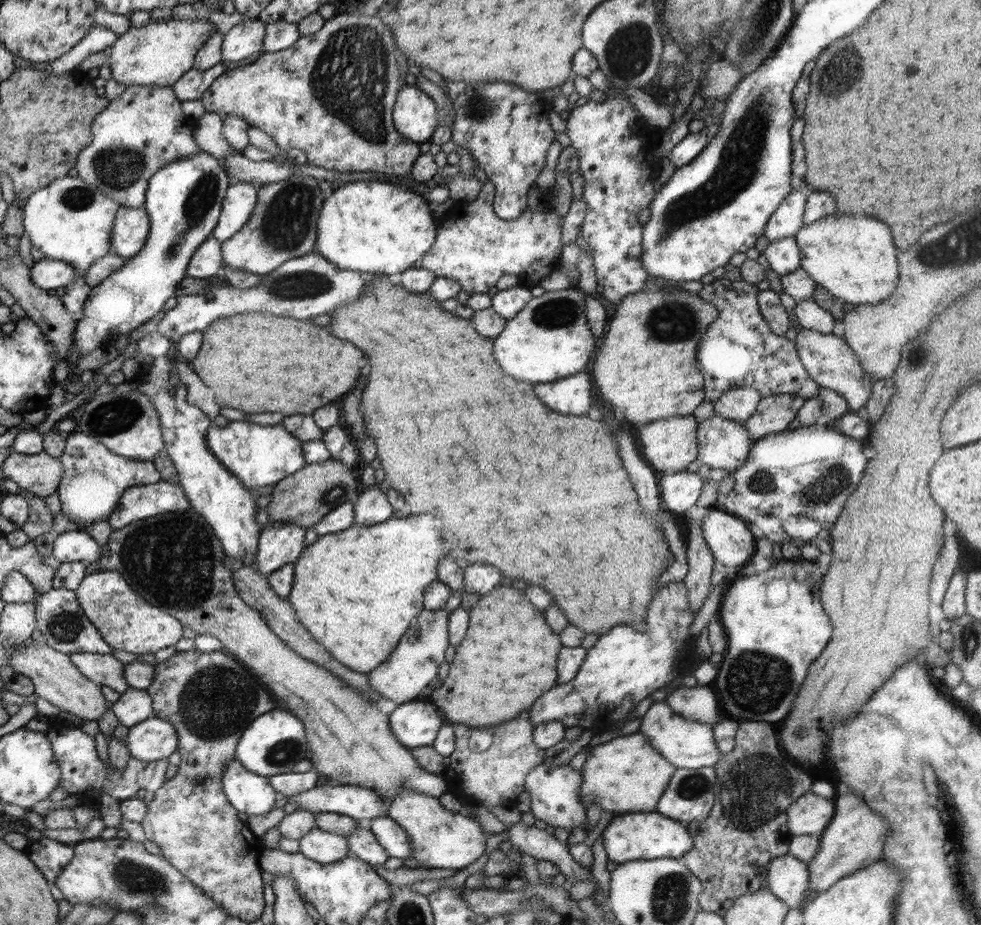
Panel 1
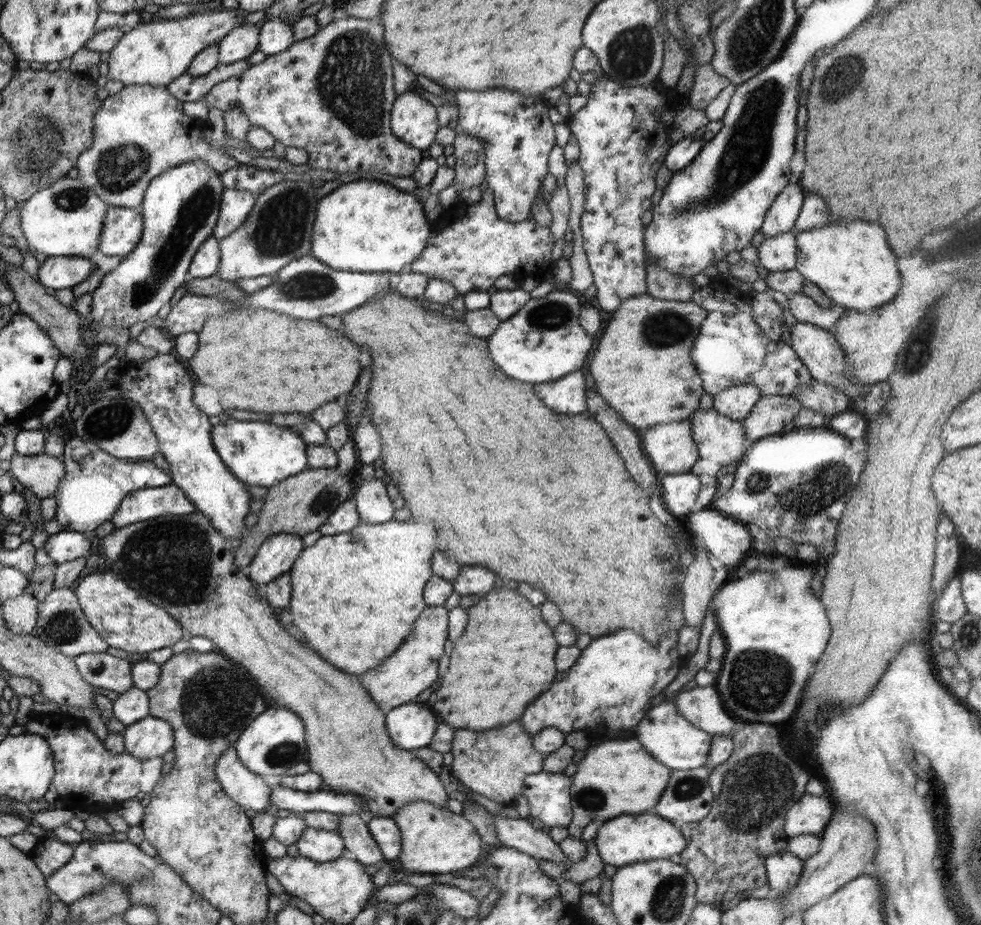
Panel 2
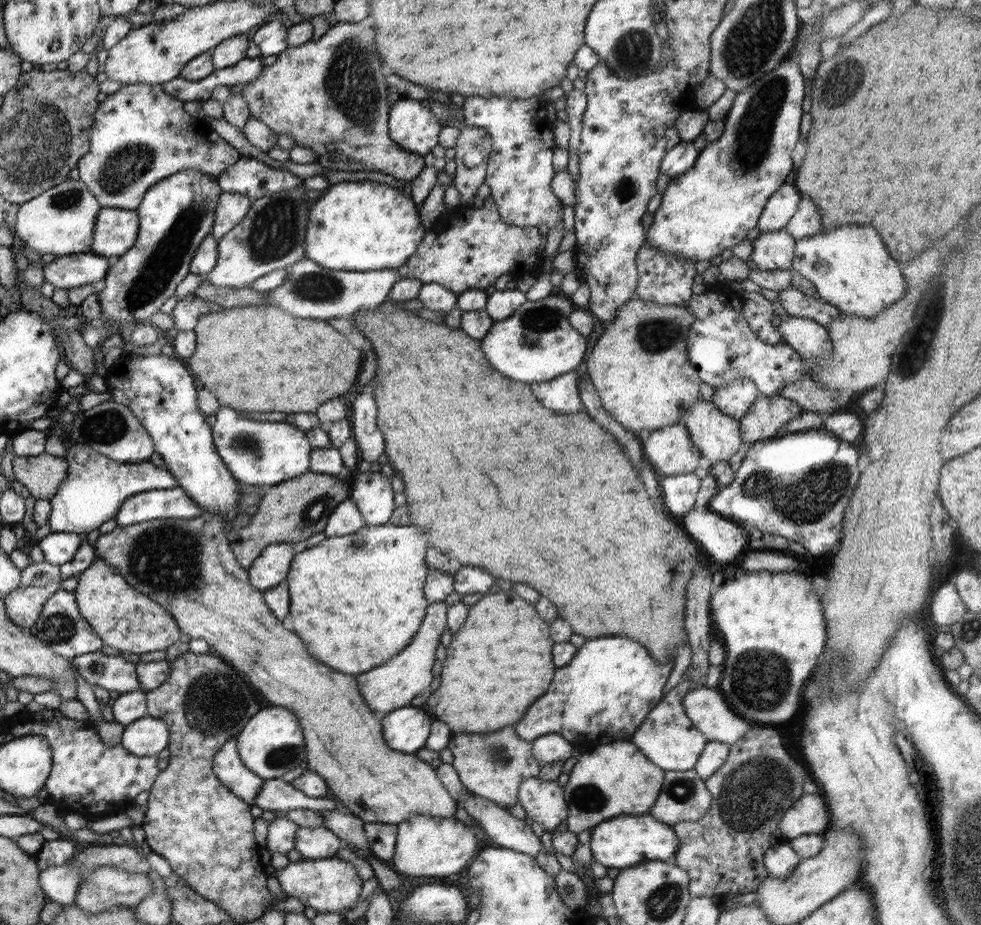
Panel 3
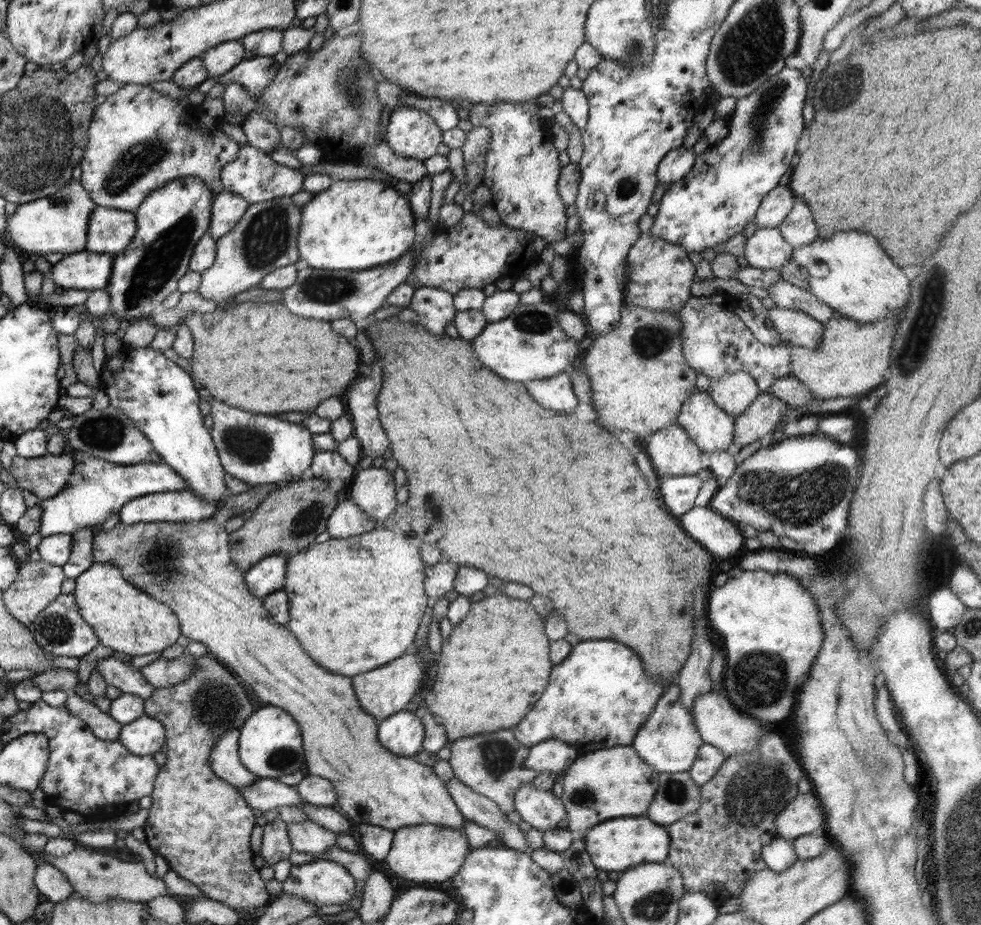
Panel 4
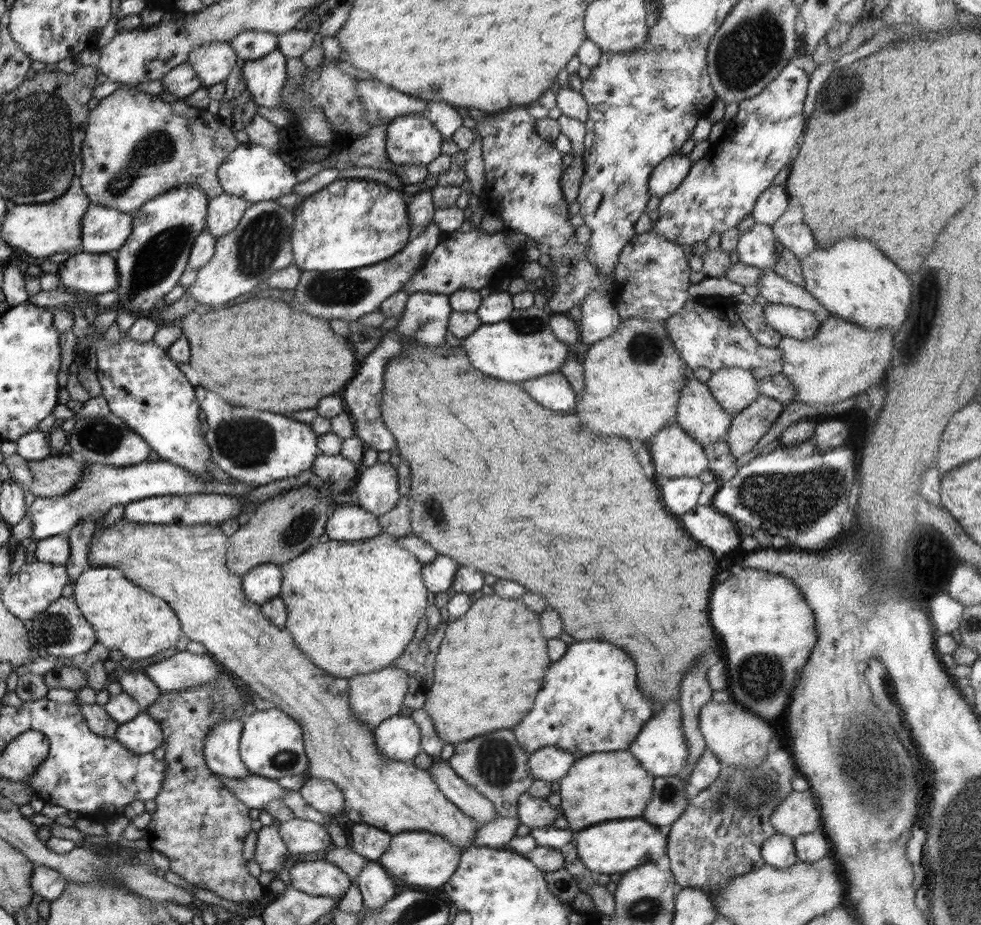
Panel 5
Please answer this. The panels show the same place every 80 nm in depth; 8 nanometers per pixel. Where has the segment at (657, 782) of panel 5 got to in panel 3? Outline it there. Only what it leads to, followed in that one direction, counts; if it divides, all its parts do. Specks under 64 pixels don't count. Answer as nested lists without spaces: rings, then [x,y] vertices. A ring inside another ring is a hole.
[[[694,770],[665,771],[665,779],[649,814],[673,825],[700,820],[709,811],[713,796]]]

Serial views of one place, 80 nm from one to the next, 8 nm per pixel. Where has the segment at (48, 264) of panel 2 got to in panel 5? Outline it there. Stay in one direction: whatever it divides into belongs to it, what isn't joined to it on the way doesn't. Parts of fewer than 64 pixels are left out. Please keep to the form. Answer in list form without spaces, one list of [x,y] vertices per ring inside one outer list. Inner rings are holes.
[[[74,252],[60,264],[57,275],[60,282],[88,296],[114,291],[120,280],[117,261],[111,253],[94,254]]]

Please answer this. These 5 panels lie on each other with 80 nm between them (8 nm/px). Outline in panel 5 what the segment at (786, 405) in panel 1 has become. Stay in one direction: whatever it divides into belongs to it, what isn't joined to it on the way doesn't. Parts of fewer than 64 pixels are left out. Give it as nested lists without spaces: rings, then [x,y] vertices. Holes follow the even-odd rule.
[[[761,394],[748,408],[734,415],[725,439],[732,454],[740,458],[751,451],[770,431],[784,408],[785,404]]]

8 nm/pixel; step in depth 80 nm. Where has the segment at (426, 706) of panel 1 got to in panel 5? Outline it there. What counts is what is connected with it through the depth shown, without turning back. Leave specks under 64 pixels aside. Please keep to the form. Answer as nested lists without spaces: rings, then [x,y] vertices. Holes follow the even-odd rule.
[[[408,715],[384,719],[373,733],[379,750],[390,758],[412,761],[422,752],[419,724]]]

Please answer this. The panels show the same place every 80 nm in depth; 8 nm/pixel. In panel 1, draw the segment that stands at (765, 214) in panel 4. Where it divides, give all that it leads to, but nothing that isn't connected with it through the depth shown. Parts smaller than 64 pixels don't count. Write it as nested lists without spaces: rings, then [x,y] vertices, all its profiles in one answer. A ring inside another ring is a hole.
[[[792,188],[784,202],[773,212],[766,223],[763,235],[769,241],[794,236],[805,225],[805,207],[806,196]]]

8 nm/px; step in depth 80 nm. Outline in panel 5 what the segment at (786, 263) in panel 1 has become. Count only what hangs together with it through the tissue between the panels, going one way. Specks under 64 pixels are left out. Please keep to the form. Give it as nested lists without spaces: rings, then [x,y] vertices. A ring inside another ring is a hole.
[[[754,223],[748,232],[740,233],[735,259],[761,269],[772,269],[781,255],[781,243],[772,227]]]

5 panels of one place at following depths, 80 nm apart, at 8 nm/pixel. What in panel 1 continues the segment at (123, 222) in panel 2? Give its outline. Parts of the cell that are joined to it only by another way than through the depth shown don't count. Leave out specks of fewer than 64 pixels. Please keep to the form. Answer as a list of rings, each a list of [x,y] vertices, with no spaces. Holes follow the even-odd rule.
[[[122,206],[115,216],[111,252],[125,259],[138,255],[150,232],[151,218],[146,209]]]

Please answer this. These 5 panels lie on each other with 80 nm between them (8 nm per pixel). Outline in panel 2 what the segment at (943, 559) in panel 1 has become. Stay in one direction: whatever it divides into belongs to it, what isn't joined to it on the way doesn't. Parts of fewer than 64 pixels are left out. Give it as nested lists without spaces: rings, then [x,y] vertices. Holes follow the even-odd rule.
[[[939,512],[938,532],[936,532],[935,563],[931,576],[931,587],[936,597],[942,594],[947,584],[956,576],[960,562],[960,538],[948,516]]]

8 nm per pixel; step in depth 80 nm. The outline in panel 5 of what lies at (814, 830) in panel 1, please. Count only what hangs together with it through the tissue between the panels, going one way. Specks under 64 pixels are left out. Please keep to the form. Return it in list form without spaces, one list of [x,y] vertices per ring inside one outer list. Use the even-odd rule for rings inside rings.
[[[807,790],[792,791],[770,815],[776,833],[796,838],[821,827],[821,810],[813,794]]]

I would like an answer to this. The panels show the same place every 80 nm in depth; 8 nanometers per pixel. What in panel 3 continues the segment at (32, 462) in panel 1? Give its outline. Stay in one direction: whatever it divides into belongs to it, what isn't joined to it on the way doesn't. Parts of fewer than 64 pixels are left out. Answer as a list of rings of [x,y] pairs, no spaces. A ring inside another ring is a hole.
[[[48,454],[18,456],[13,458],[14,477],[36,499],[50,500],[68,474],[64,458]]]

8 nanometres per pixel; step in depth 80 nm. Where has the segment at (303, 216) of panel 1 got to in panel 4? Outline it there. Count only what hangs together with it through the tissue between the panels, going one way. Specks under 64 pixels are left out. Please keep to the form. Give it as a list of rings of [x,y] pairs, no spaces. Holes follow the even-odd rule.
[[[289,196],[249,204],[237,226],[216,241],[214,264],[201,273],[202,282],[197,291],[202,298],[217,303],[255,289],[276,268],[295,264],[300,259],[297,240],[301,222],[301,208]]]

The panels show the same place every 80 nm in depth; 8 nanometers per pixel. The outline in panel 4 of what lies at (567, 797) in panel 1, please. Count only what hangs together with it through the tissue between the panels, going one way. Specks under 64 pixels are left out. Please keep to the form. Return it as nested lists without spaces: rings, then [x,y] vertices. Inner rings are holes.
[[[534,783],[523,784],[516,791],[515,809],[520,813],[522,820],[540,831],[554,829],[558,826],[560,820],[567,818],[567,812],[562,799],[555,796],[552,789],[542,790]]]

